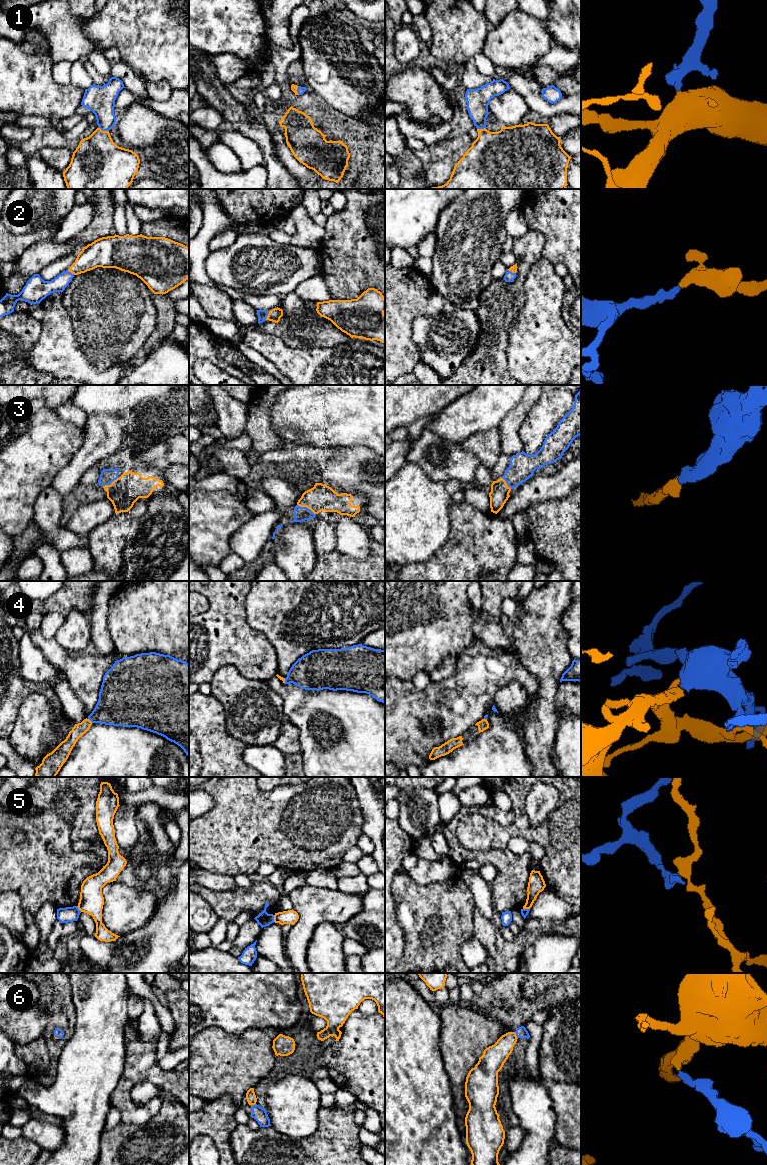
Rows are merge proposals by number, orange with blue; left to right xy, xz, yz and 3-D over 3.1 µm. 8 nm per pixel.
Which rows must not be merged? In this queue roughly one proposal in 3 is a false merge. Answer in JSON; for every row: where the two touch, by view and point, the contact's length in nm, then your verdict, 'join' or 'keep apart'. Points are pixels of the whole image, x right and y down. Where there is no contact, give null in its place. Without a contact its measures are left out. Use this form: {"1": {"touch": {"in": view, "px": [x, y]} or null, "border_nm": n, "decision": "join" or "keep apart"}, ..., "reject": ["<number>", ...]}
{"1": {"touch": {"in": "xy", "px": [103, 131]}, "border_nm": 90, "decision": "join"}, "2": {"touch": {"in": "xz", "px": [268, 315]}, "border_nm": 80, "decision": "join"}, "3": {"touch": {"in": "xz", "px": [306, 506]}, "border_nm": 170, "decision": "join"}, "4": {"touch": {"in": "xy", "px": [89, 720]}, "border_nm": 50, "decision": "join"}, "5": {"touch": {"in": "xz", "px": [274, 918]}, "border_nm": 60, "decision": "keep apart"}, "6": {"touch": {"in": "yz", "px": [515, 1035]}, "border_nm": 60, "decision": "join"}, "reject": ["5"]}

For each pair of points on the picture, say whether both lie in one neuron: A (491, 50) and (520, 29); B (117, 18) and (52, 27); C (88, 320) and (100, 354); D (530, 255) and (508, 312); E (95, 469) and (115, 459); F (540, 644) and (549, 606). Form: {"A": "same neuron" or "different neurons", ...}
{"A": "same neuron", "B": "different neurons", "C": "same neuron", "D": "same neuron", "E": "same neuron", "F": "same neuron"}

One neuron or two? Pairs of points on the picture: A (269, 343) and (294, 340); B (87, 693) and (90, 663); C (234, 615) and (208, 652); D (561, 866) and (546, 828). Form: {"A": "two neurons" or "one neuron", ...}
{"A": "two neurons", "B": "one neuron", "C": "one neuron", "D": "one neuron"}

